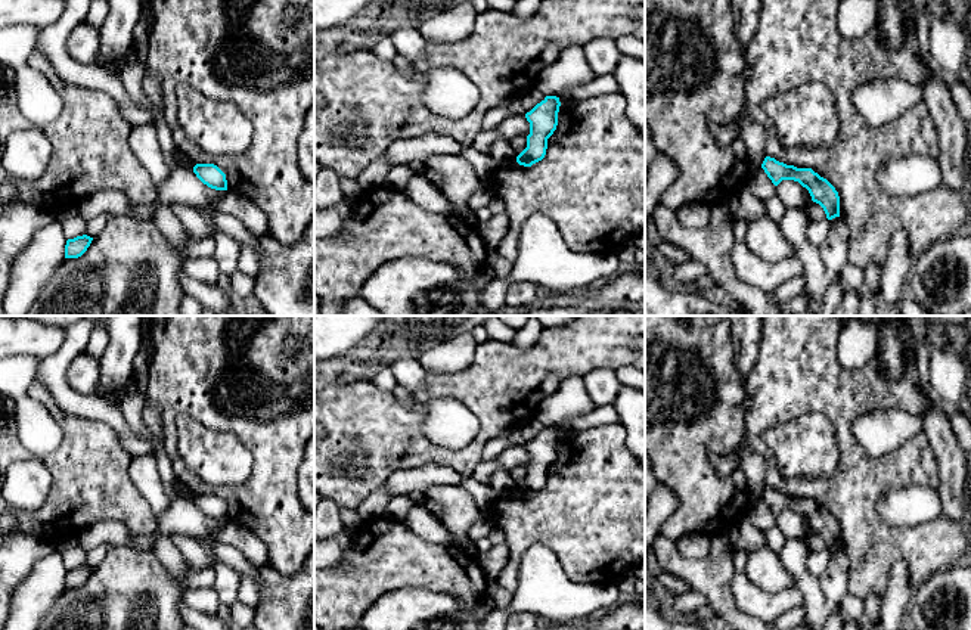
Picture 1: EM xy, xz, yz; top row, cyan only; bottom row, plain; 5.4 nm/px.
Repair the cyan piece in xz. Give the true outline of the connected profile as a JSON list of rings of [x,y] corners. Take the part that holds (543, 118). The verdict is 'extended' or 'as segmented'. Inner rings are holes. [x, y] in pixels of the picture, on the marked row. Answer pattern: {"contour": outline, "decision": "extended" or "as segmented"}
{"contour": [[[546,96],[525,114],[525,118],[530,122],[530,134],[527,136],[527,148],[516,156],[519,165],[531,167],[545,158],[547,139],[558,125],[559,106],[559,97]]], "decision": "as segmented"}

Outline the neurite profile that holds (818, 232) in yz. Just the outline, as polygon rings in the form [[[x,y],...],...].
[[[823,218],[820,221],[810,221],[806,233],[807,240],[815,246],[820,246],[828,238],[829,230],[831,224],[828,218]]]

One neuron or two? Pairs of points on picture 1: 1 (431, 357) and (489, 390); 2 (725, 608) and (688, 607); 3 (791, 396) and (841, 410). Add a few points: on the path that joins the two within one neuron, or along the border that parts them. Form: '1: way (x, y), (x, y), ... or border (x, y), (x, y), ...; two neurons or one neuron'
1: border (477, 344), (474, 360), (462, 371), (428, 371); two neurons
2: border (689, 587), (697, 590), (709, 605); two neurons
3: way (803, 396), (827, 396), (830, 399); one neuron

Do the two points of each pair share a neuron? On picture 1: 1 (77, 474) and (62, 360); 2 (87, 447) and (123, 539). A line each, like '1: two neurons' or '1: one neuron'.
1: two neurons
2: two neurons

